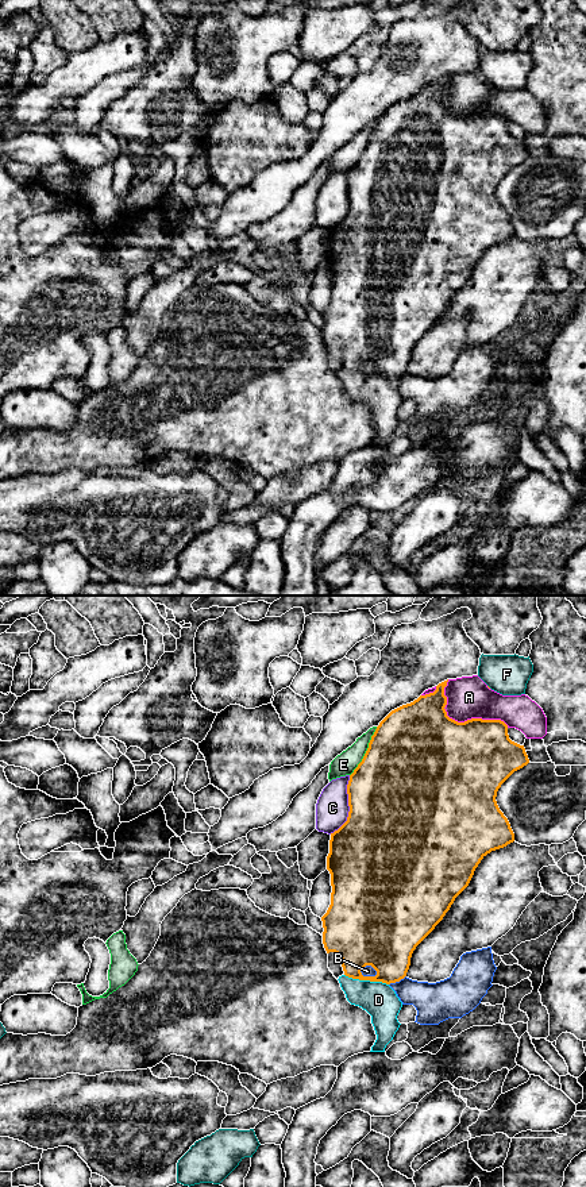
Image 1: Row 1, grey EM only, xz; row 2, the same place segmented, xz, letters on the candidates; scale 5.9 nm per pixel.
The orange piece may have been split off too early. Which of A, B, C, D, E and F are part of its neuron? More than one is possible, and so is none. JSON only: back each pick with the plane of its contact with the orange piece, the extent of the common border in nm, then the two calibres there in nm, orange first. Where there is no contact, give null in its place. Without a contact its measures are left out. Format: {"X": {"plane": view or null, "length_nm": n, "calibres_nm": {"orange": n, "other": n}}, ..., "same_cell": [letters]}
{"D": {"plane": "xz", "length_nm": 280, "calibres_nm": {"orange": 340, "other": 200}}, "same_cell": ["D"]}

